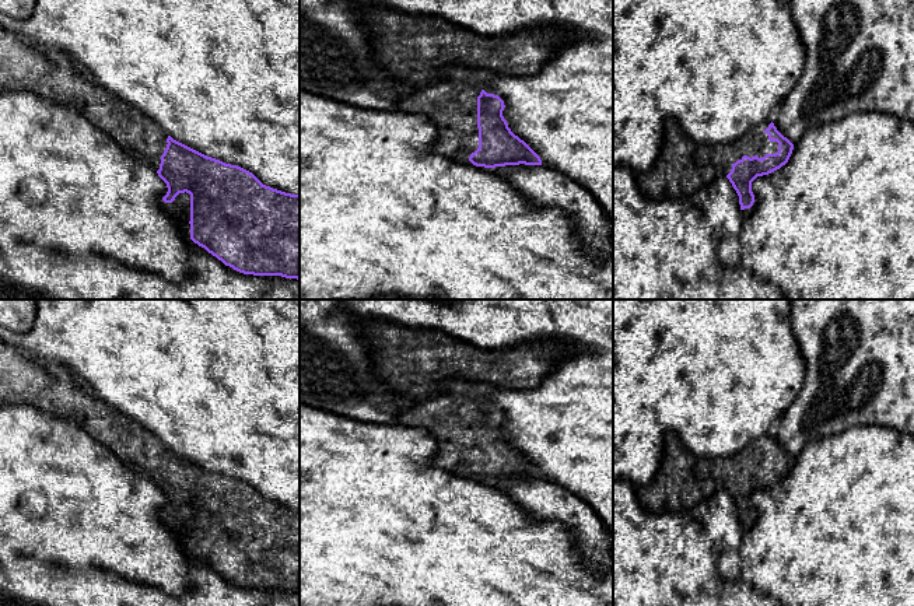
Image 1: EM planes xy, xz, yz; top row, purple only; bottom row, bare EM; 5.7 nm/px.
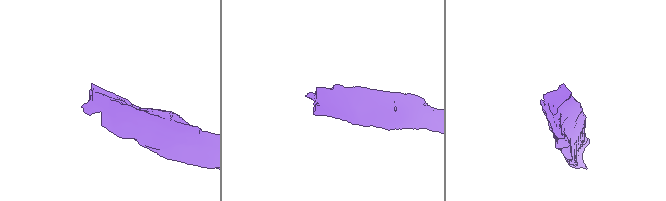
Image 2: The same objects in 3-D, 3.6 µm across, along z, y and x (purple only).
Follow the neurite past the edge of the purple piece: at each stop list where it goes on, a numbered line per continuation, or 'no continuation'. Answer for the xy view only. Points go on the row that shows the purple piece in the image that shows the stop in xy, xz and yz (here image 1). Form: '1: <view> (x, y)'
1: xy (24, 66)

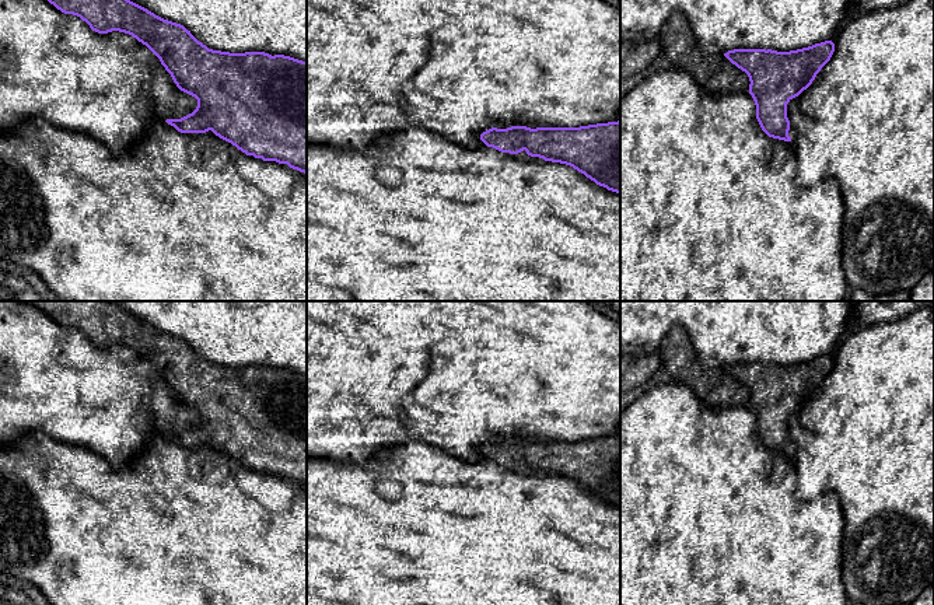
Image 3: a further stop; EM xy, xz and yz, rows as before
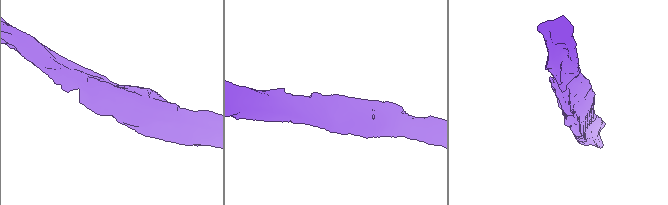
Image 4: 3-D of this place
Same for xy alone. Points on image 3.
no continuation

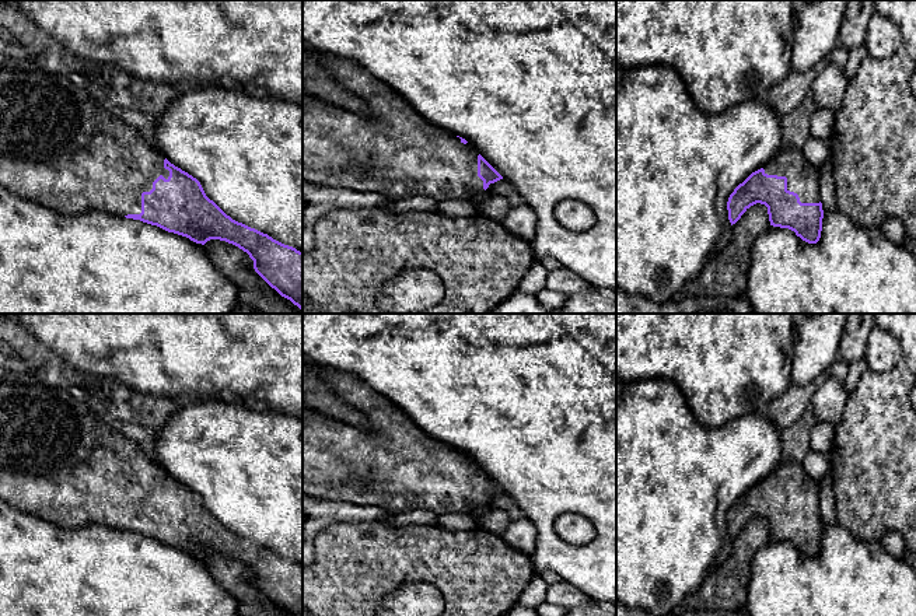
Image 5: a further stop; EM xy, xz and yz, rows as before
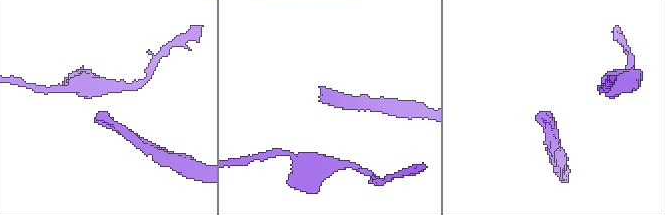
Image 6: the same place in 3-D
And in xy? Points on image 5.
1: xy (59, 147)

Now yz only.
1: yz (803, 177)

